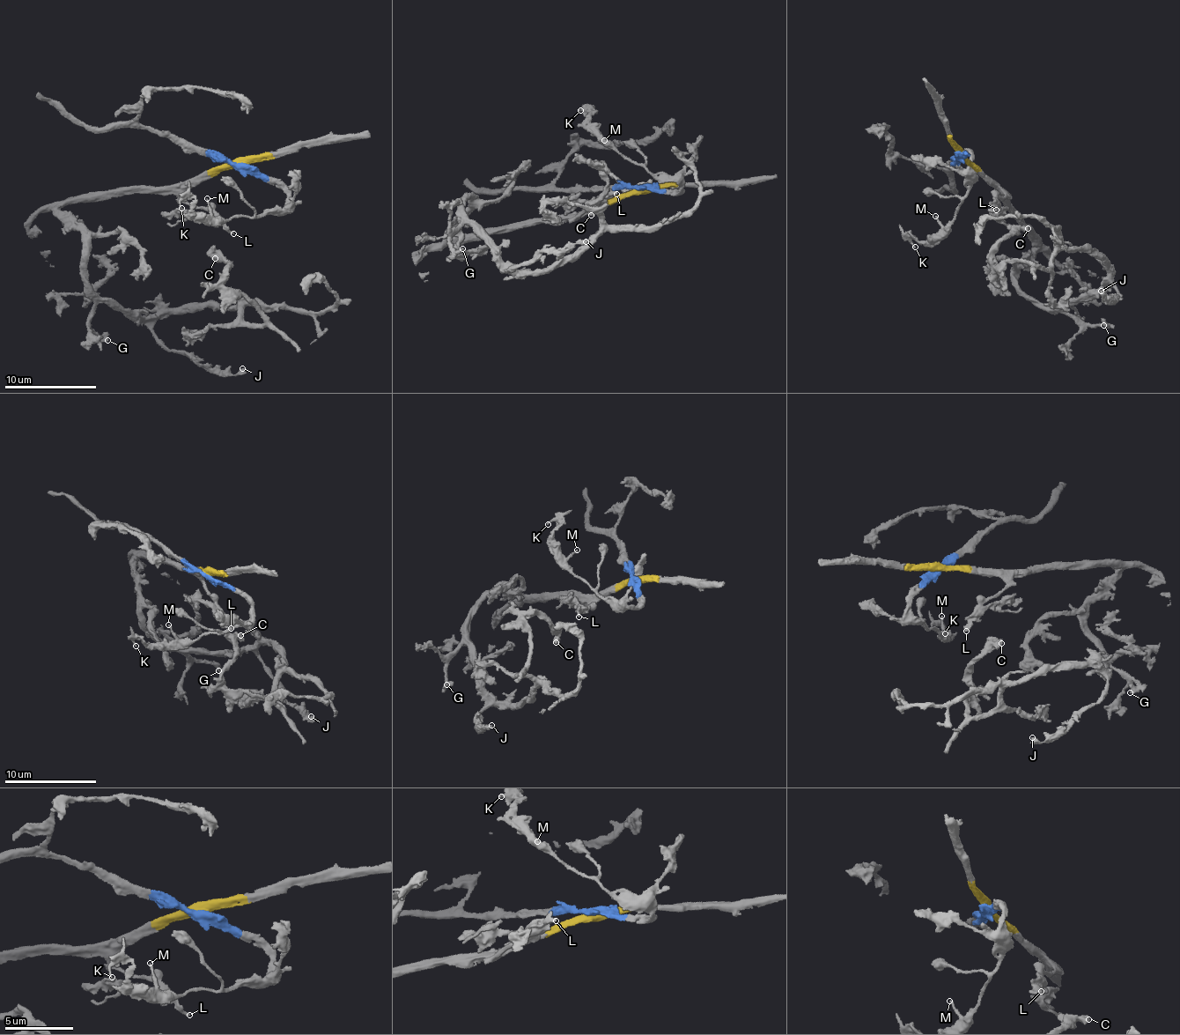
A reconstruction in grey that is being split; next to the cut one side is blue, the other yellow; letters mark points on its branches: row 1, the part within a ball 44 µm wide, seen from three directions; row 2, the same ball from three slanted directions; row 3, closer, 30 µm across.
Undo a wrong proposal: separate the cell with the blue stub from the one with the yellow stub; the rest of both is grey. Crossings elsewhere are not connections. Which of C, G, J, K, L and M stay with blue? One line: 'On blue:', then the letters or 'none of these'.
On blue: K, M

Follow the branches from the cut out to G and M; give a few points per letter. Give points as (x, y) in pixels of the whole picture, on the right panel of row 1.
G: (959, 155), (997, 188), (1004, 204), (1031, 240), (1032, 258), (1018, 269), (1018, 288), (1087, 325), (1104, 325)
M: (959, 155), (956, 152), (965, 152), (972, 158), (971, 181), (954, 218), (945, 225), (934, 217)

